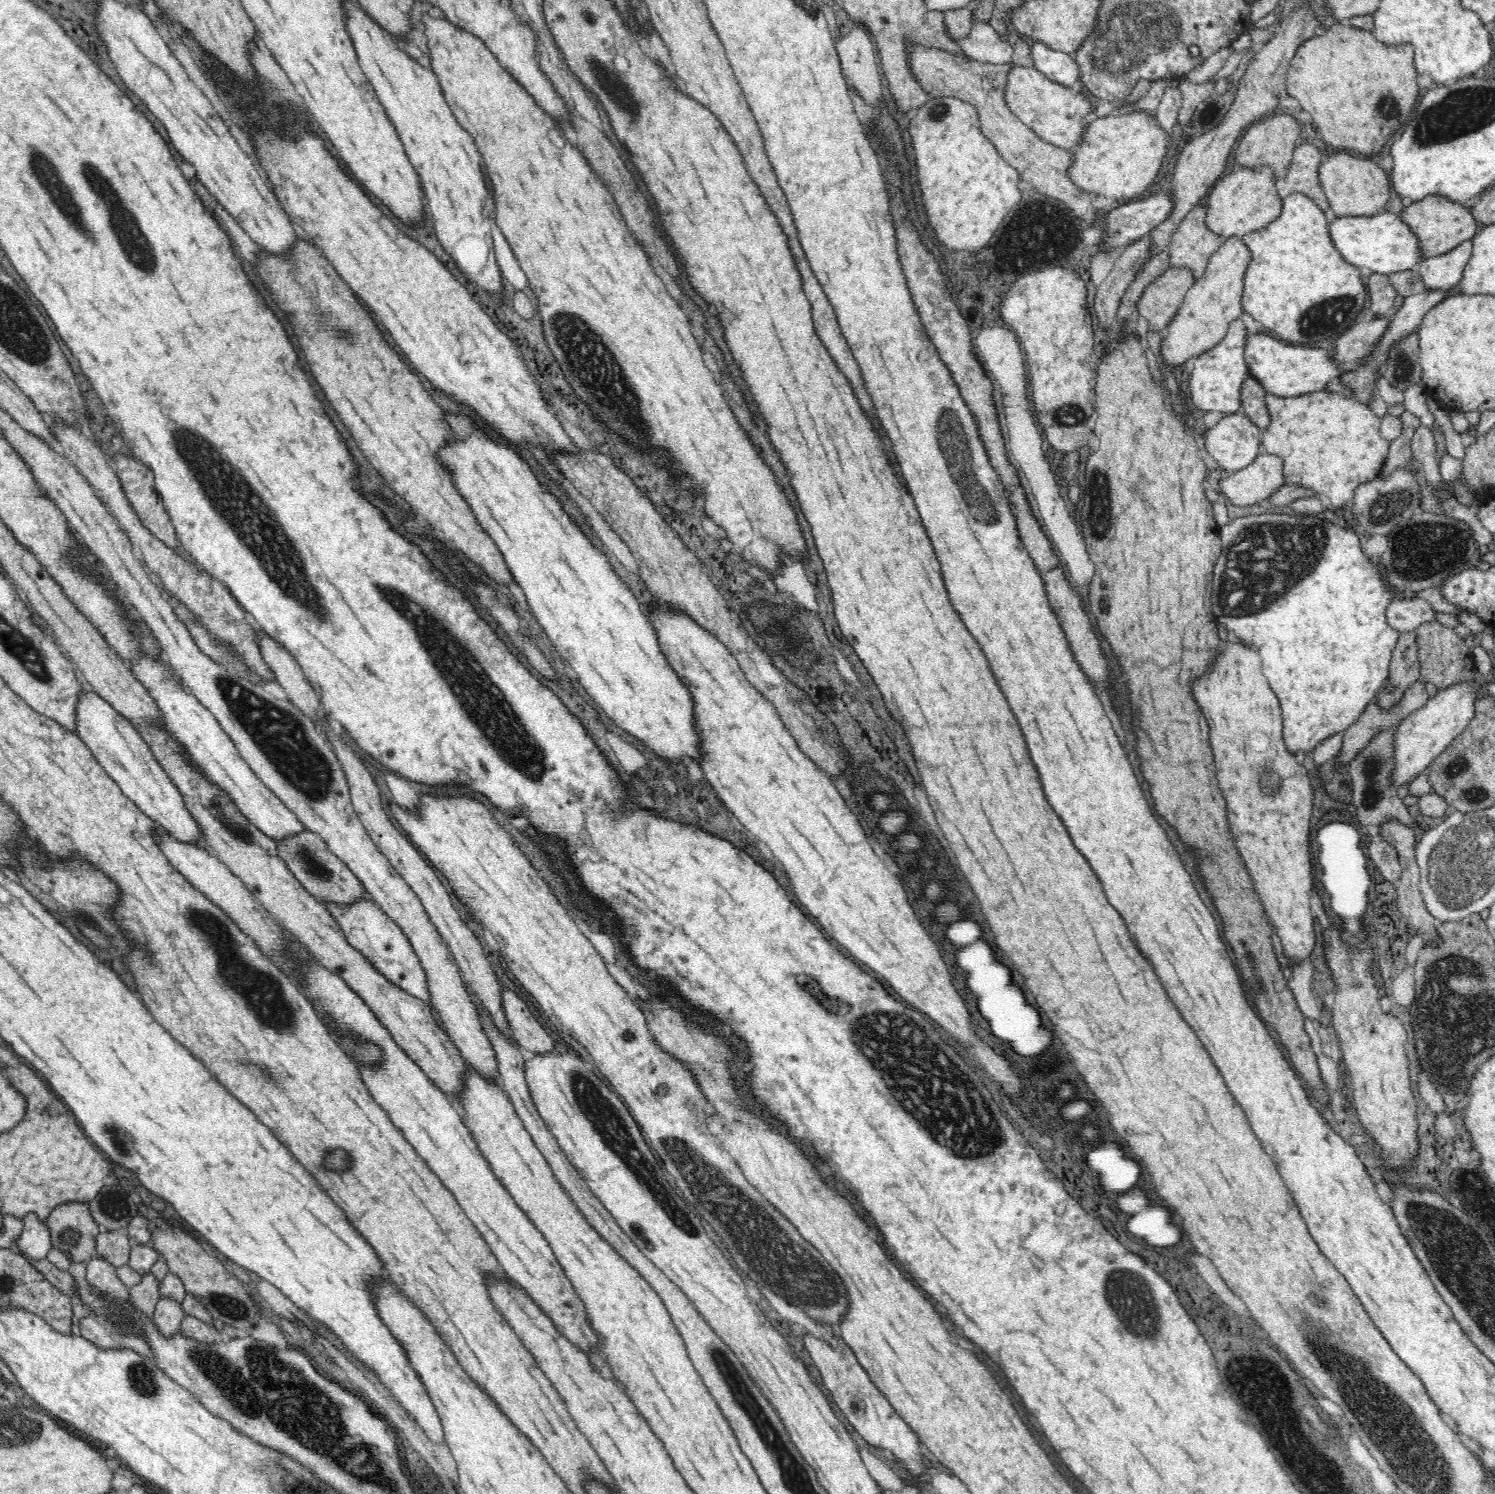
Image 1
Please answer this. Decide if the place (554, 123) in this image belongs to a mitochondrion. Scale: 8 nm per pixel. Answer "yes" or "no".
no

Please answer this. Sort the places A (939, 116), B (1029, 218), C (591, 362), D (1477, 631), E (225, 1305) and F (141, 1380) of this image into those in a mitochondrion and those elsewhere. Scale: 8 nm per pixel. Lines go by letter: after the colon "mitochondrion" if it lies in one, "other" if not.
A: mitochondrion
B: other
C: mitochondrion
D: other
E: mitochondrion
F: mitochondrion

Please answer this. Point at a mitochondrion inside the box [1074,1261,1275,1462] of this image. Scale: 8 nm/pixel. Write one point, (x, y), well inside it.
(1131, 1297)

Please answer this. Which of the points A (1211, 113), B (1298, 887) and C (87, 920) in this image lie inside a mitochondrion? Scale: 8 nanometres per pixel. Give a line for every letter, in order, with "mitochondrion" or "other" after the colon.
A: other
B: other
C: mitochondrion

